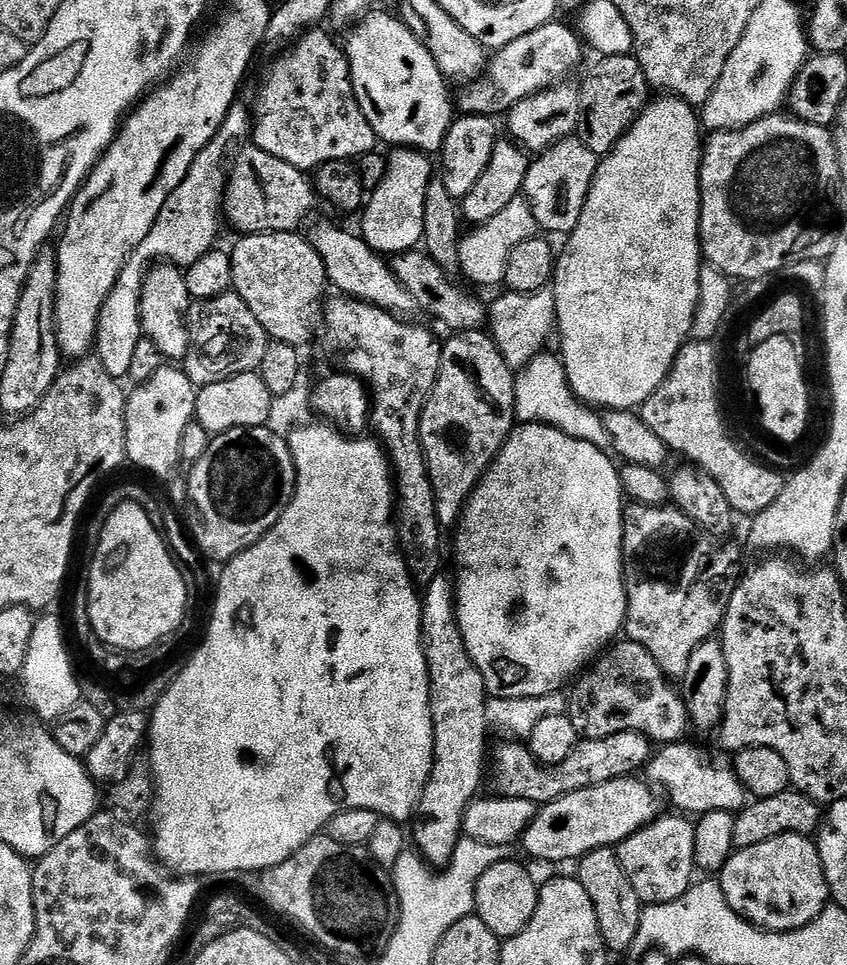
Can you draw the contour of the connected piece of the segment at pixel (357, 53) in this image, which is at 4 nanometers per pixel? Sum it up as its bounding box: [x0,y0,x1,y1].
[346,10,454,154]

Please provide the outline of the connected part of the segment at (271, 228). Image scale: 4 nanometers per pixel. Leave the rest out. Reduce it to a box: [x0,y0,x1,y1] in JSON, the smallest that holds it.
[222,147,318,234]

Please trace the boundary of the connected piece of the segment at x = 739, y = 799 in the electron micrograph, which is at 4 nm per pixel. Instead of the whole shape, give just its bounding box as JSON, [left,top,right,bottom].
[646,743,750,813]

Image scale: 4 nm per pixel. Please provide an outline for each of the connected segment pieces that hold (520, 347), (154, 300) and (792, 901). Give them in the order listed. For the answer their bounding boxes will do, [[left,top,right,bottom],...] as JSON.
[[488,287,556,370],[140,262,193,362],[718,832,830,932]]

